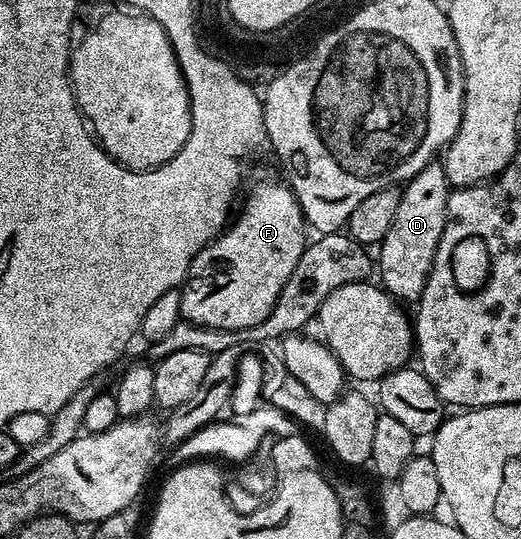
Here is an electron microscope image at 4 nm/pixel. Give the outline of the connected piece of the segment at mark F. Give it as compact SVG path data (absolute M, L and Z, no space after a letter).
M264 177L254 182L248 189L248 198L240 214L238 209L224 232L193 257L192 266L180 289L180 316L183 320L215 329L239 329L243 325L262 323L262 319L270 315L286 279L290 279L294 267L298 267L298 259L302 259L306 244L306 222L300 209L300 200L292 194L291 185L280 181Z

